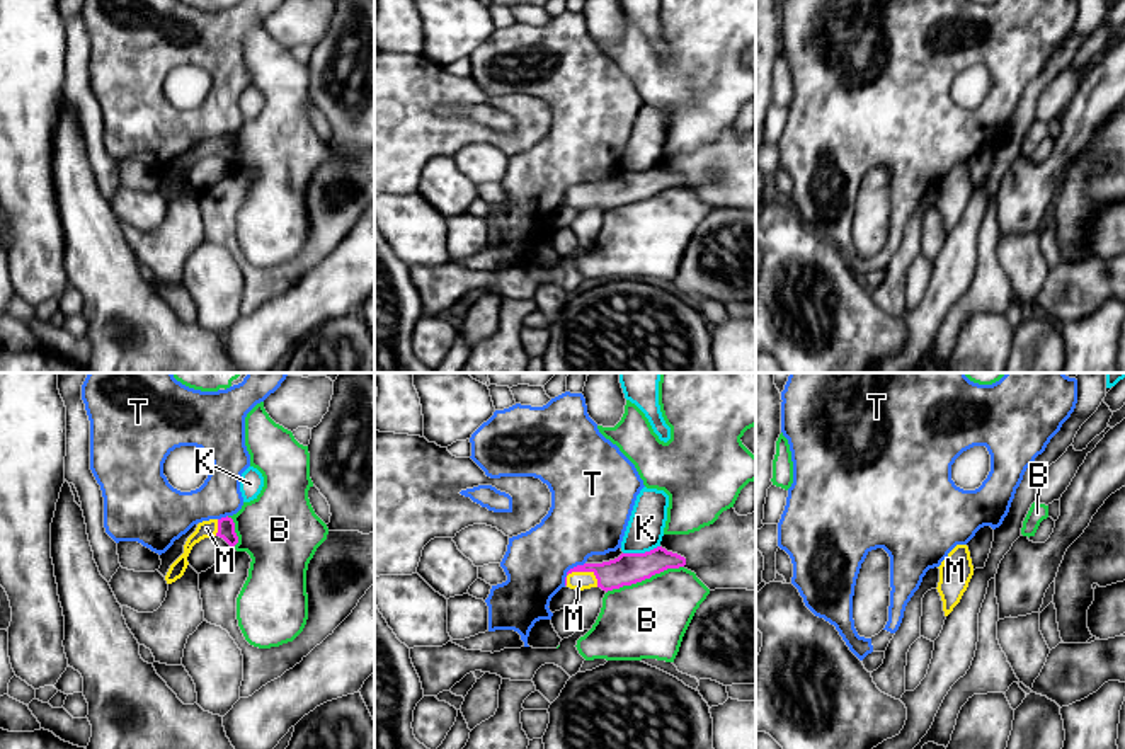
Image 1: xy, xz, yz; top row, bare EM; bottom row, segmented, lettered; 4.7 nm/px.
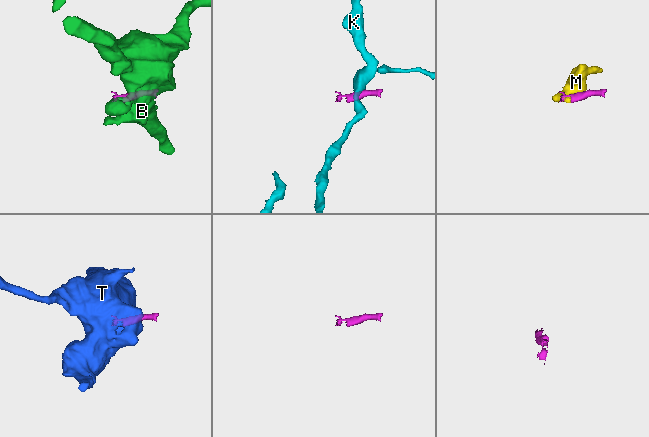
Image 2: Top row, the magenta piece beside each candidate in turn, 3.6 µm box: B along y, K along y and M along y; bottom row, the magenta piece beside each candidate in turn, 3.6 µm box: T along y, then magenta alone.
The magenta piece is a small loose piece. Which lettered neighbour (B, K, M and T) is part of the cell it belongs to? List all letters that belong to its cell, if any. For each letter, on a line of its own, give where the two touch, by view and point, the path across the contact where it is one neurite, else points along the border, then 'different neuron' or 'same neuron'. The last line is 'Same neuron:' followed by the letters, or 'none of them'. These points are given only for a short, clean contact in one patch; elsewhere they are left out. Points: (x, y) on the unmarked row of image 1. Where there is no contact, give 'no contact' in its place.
B: xz (644, 198) | different neuron
K: xz (640, 172) | along xz (659, 164), (644, 171), (623, 172) | different neuron
M: xz (577, 189) | across xz (627, 188), (620, 191), (577, 189), (579, 200) | same neuron
T: xz (569, 189) | along xz (584, 181), (567, 191), (564, 203) | different neuron
Same neuron: M

